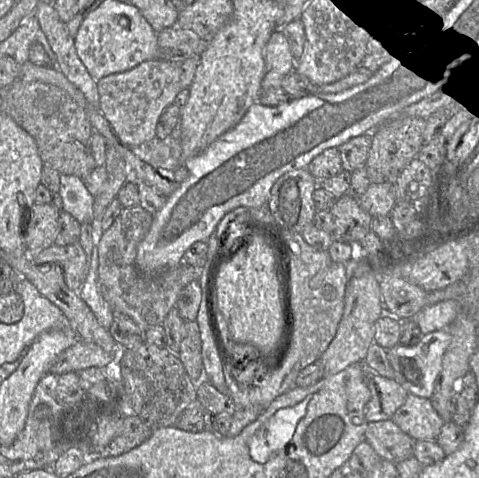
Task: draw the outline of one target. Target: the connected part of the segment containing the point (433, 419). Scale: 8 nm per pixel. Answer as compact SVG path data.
M410 393L391 420L414 441L436 440L444 424L430 399Z

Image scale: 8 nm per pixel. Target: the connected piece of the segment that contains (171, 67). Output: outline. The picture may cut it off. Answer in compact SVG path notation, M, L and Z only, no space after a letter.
M147 60L131 70L114 73L97 81L100 110L118 139L127 146L139 146L156 138L156 126L162 112L174 103L182 90L181 63Z

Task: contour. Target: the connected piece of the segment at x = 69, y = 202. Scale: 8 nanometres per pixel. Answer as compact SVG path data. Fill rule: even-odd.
M61 174L59 194L63 201L62 211L70 213L80 224L92 223L95 197L88 191L83 179Z

